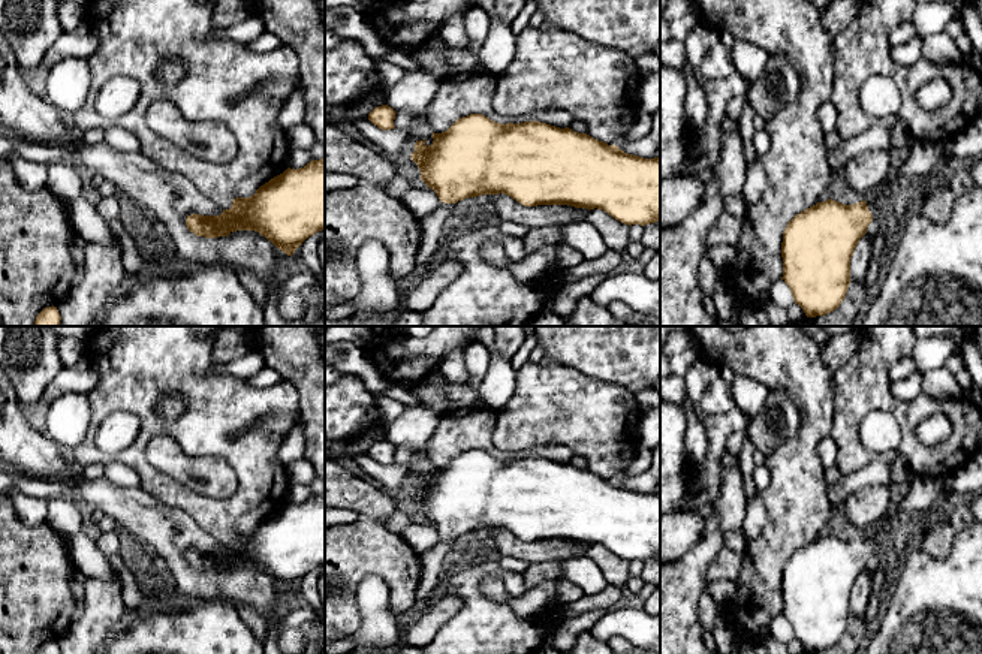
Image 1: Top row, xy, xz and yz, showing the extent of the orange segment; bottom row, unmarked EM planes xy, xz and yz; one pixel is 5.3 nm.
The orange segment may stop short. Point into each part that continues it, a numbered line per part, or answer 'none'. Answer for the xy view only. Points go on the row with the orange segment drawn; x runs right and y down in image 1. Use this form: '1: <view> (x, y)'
none

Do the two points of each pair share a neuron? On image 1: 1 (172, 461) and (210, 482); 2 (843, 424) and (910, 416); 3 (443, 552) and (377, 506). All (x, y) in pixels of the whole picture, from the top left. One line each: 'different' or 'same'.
1: same
2: same
3: different

